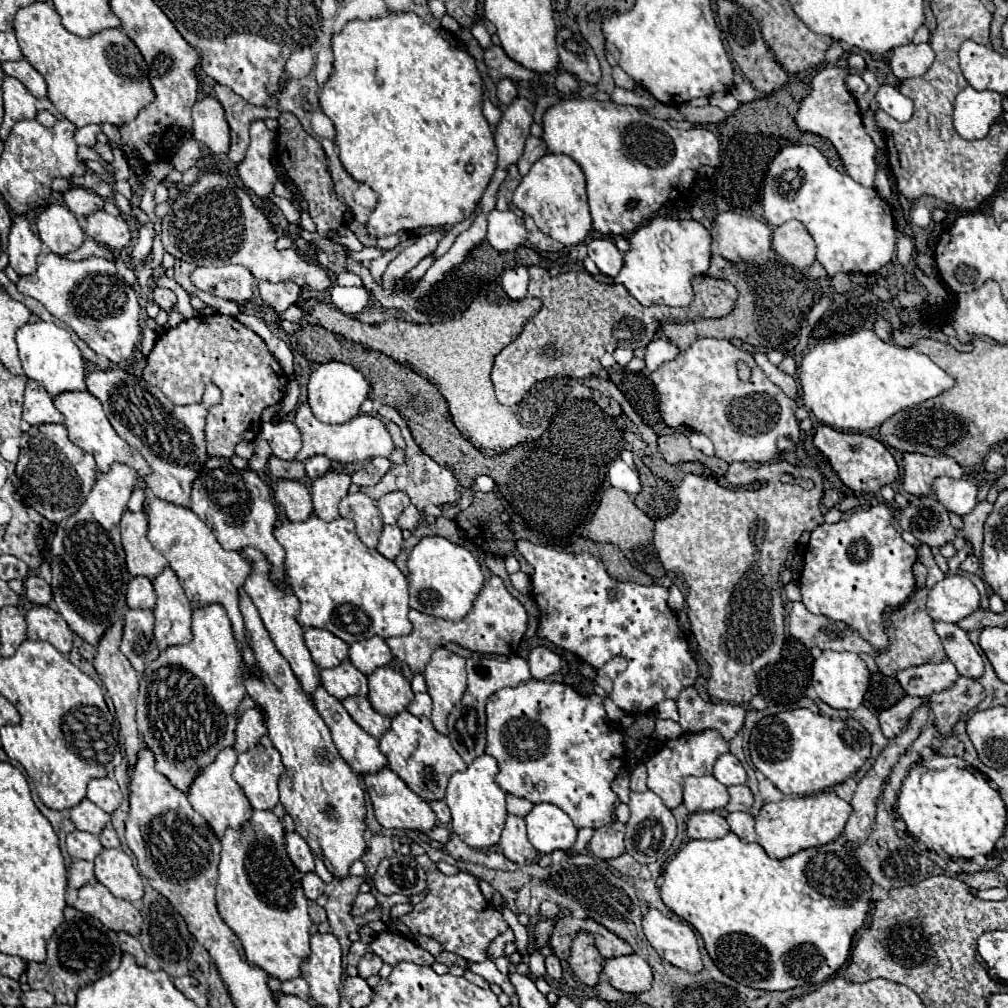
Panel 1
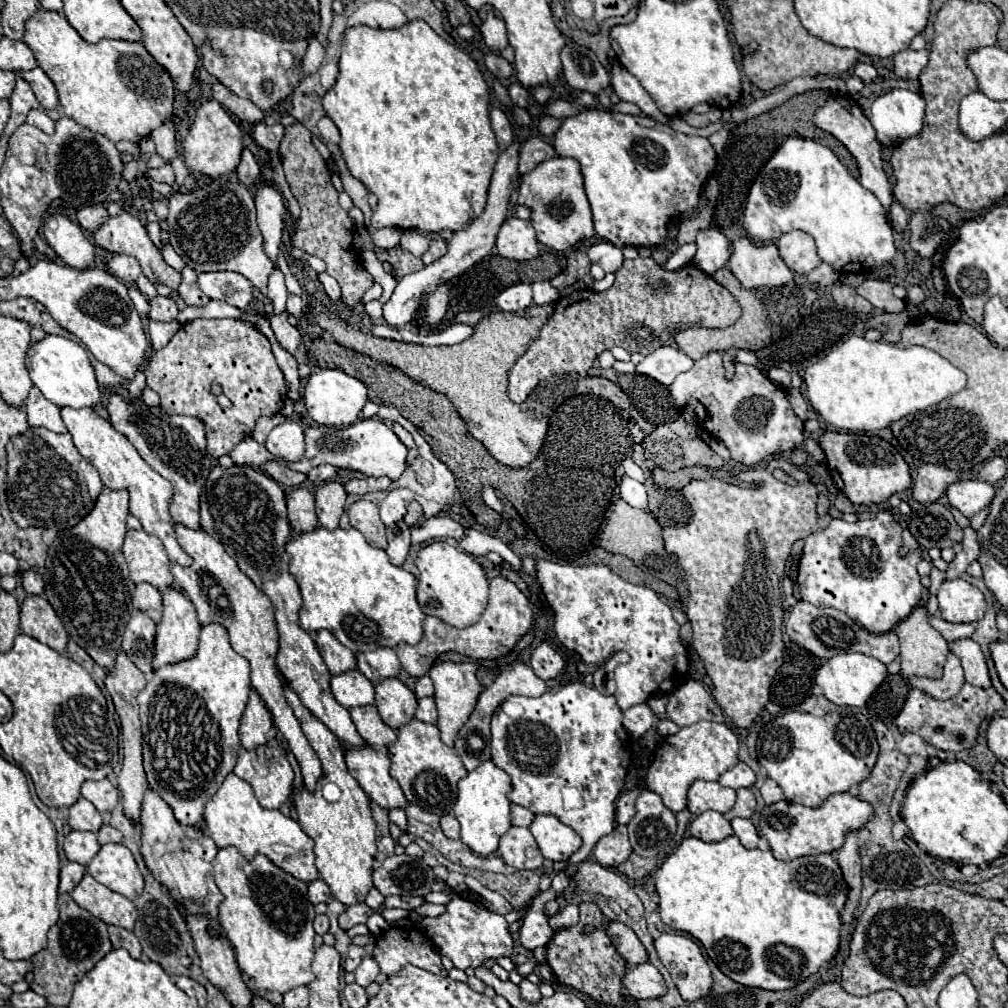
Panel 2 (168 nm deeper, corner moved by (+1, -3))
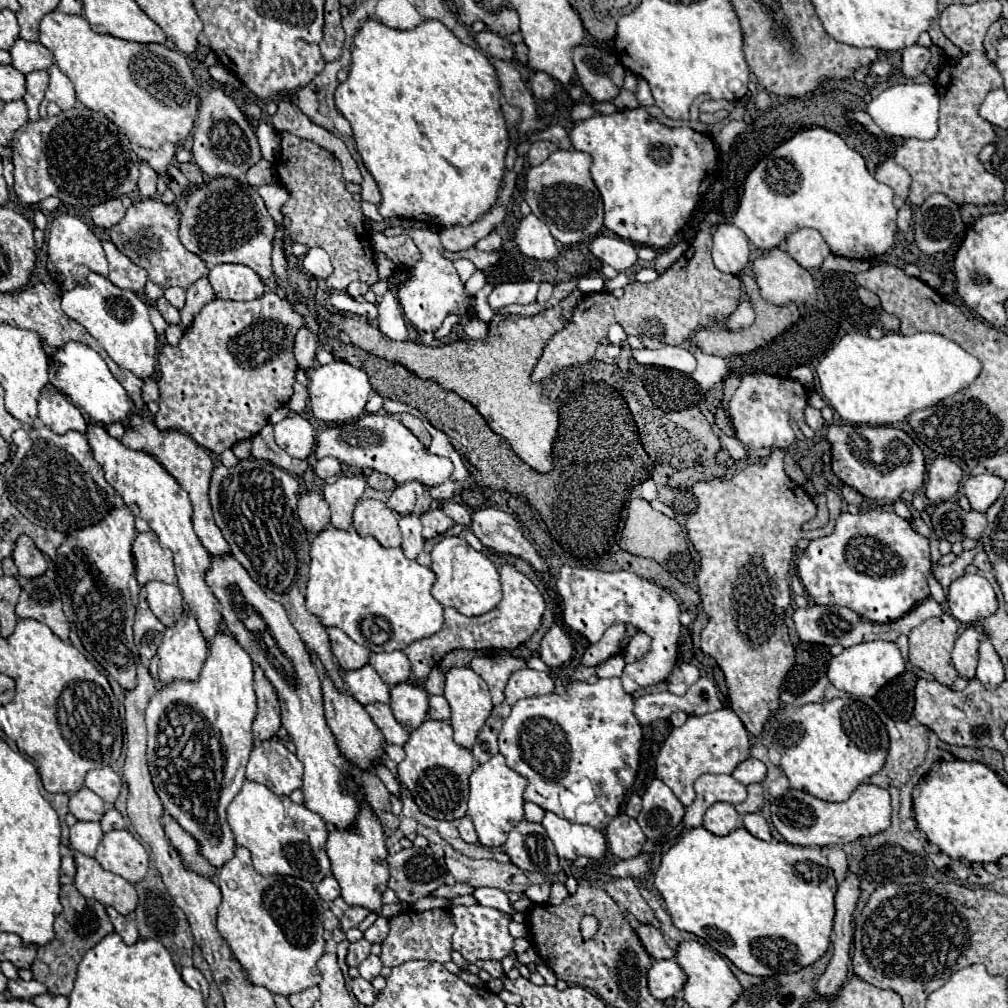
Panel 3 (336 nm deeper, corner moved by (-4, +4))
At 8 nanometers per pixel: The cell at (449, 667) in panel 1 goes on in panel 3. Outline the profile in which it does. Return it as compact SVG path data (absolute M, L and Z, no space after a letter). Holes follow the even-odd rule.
M454 666L446 672L446 688L444 688L444 698L448 700L452 708L450 724L454 728L454 742L472 748L472 742L476 740L476 734L480 732L480 726L484 726L490 710L492 710L492 700L486 682L470 668L470 666Z

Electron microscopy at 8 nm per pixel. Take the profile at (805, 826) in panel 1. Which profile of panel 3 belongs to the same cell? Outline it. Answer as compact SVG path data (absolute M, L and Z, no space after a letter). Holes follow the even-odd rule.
M860 784L844 802L824 802L802 790L788 790L770 804L770 820L788 844L830 846L848 844L860 836L870 836L890 826L890 794L874 784Z

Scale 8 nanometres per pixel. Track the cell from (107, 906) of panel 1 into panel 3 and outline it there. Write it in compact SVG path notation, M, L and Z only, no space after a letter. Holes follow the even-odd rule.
M76 852L76 888L84 898L98 900L102 906L114 906L122 916L136 910L136 888L124 878L104 870L94 858Z

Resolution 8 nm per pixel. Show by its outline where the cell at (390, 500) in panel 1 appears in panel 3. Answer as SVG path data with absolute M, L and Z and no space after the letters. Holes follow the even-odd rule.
M406 482L406 484L400 484L394 488L392 496L388 498L388 506L400 514L400 516L406 516L414 510L414 502L416 498L424 492L424 486L420 482Z

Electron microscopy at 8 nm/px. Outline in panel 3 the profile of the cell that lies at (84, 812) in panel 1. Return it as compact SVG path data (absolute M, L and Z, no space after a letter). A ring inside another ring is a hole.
M80 788L70 796L70 812L76 816L76 820L98 822L106 812L106 802L90 788Z

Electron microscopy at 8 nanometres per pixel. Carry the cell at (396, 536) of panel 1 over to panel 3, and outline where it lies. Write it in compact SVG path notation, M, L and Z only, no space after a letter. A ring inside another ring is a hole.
M416 514L402 516L400 520L400 530L402 530L402 550L406 558L416 558L422 552L424 538L422 538L422 524Z

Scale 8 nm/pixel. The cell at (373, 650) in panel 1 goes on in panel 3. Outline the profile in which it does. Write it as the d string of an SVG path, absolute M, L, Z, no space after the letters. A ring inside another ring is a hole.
M402 650L380 652L370 656L370 666L380 674L388 686L396 686L410 676L410 660Z

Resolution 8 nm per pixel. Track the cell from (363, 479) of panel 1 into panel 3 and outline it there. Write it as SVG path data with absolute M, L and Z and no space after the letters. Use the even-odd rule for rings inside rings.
M372 472L366 478L366 482L368 482L368 488L374 488L374 490L394 490L396 488L396 482L382 472Z

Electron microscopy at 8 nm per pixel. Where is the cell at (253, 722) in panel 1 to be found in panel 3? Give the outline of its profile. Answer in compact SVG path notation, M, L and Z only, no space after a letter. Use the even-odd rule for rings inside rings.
M256 666L254 670L254 690L258 696L258 712L252 724L252 732L256 740L270 740L280 728L280 706L276 692L264 672Z

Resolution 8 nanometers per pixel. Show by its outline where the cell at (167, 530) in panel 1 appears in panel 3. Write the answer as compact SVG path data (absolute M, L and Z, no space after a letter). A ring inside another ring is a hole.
M232 554L210 556L210 570L204 580L220 604L222 622L250 654L254 664L264 670L278 694L282 726L288 730L288 736L296 744L296 756L304 764L304 806L322 816L324 822L330 822L336 828L348 828L358 814L356 798L340 788L342 774L350 774L350 762L340 754L334 734L324 720L320 678L316 668L312 668L310 654L290 624L284 606L268 598Z

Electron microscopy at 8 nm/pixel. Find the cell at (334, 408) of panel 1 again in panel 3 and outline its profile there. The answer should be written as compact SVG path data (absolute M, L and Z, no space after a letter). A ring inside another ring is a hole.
M342 360L312 368L308 372L308 380L310 380L308 394L310 394L312 414L324 422L336 422L338 424L338 422L356 420L358 416L362 416L364 406L368 402L368 394L372 392L368 374L360 368L350 366L348 362L342 362Z

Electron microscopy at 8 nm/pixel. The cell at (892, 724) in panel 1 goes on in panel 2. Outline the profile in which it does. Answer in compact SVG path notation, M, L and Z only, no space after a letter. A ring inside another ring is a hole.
M965 683L955 697L945 701L929 697L921 689L911 689L905 707L895 719L895 723L901 733L917 733L937 749L961 751L961 749L971 749L975 745L981 723L993 717L1001 709L1003 709L1003 697L999 697L999 693L993 687L979 689Z

